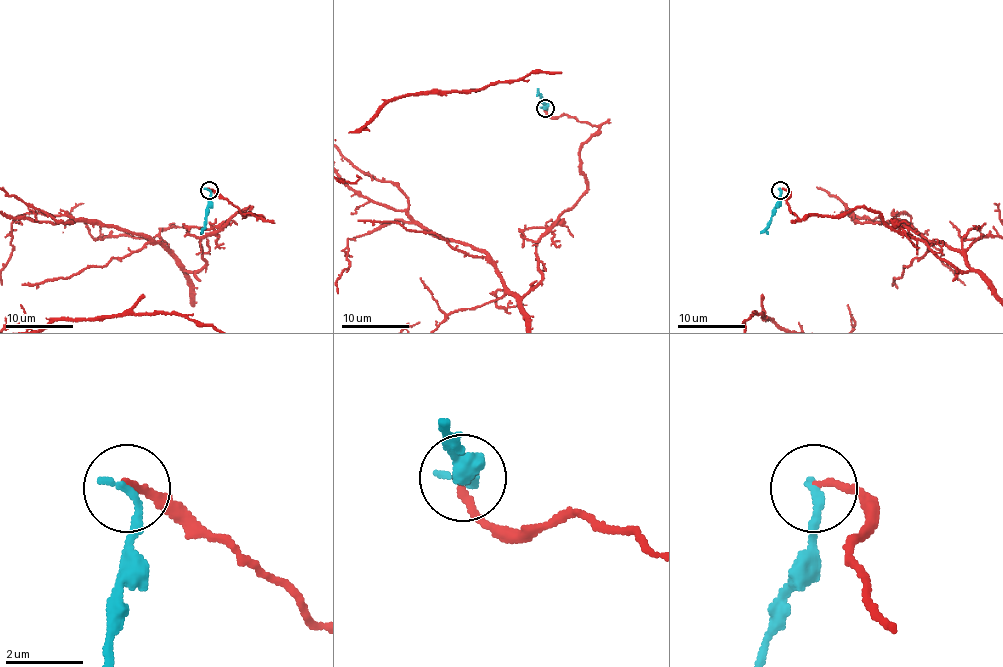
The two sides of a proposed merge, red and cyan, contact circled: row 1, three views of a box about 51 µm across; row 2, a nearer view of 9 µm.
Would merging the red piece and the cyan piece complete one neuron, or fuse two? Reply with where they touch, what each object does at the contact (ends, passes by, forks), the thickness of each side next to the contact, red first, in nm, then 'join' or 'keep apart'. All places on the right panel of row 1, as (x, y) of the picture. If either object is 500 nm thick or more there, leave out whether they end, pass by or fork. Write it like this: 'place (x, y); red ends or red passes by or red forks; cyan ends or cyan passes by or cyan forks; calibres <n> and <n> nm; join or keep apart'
place (780, 190); red ends; cyan ends; calibres 170 and 240 nm; keep apart

